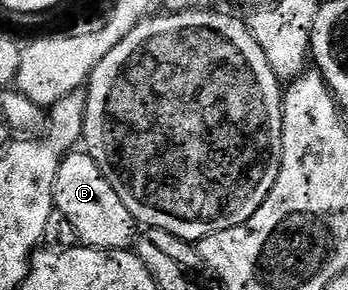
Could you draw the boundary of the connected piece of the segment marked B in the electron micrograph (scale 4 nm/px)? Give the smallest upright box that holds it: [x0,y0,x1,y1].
[53,150,135,250]

